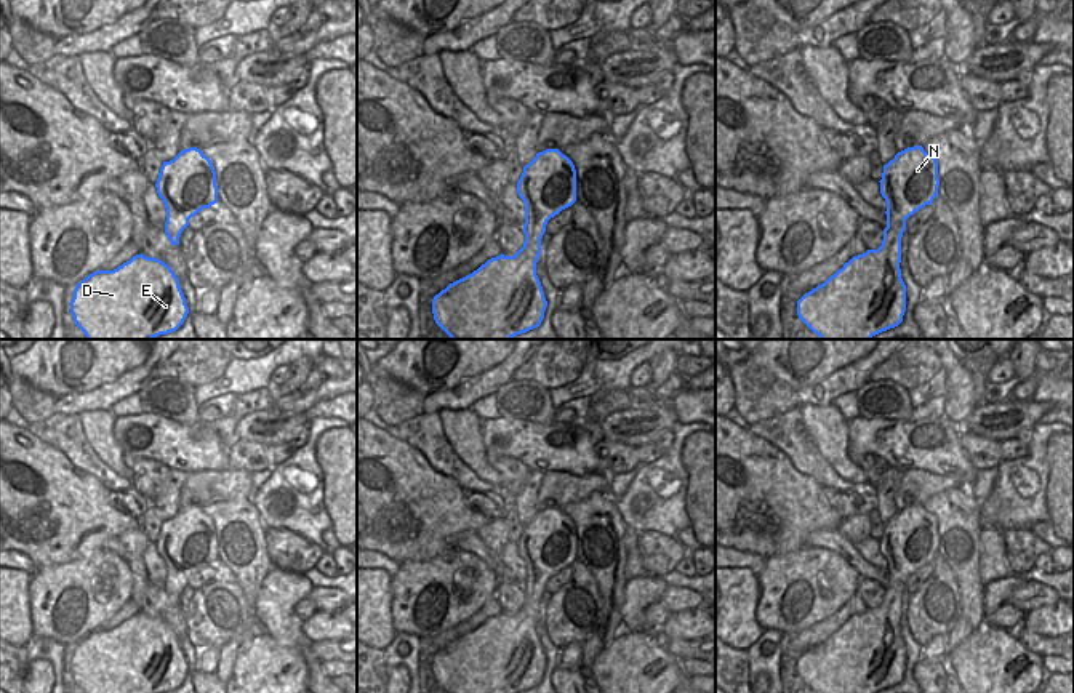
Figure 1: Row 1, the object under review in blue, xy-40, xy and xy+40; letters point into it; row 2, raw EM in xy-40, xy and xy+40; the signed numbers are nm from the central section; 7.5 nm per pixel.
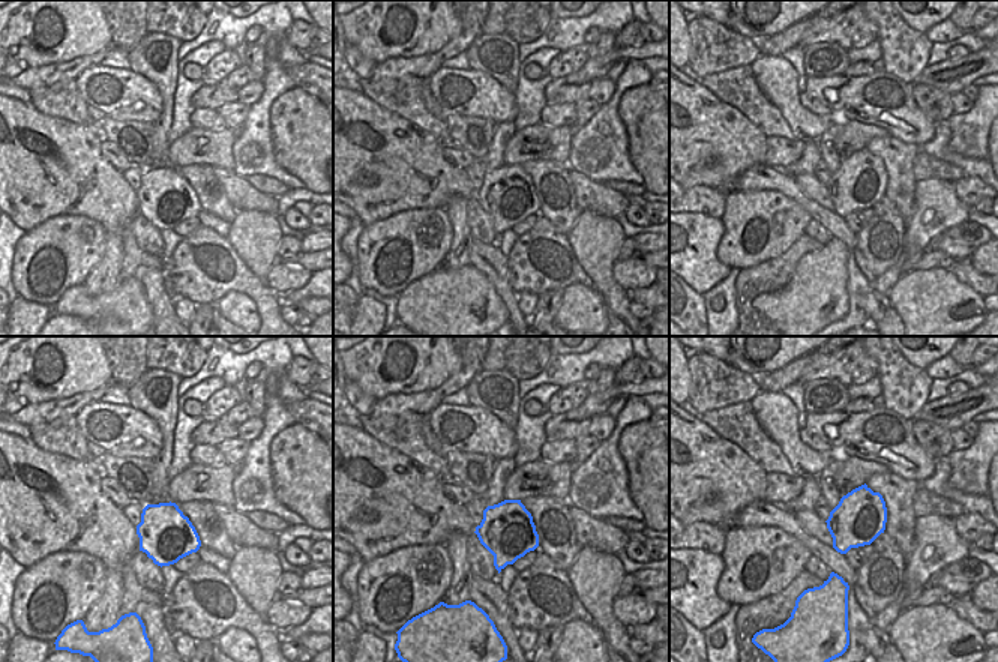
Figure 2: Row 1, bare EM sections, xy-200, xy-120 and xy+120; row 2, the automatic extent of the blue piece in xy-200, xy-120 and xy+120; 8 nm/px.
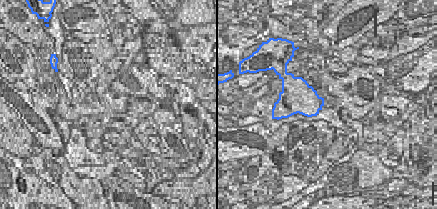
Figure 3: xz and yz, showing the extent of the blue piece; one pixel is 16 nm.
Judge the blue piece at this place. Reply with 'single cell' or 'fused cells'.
single cell

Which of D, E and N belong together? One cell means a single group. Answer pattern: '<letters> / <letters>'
D E N

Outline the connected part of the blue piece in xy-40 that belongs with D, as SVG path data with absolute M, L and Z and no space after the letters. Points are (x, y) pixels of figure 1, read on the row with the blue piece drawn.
M141 253L114 270L96 270L77 283L70 314L86 339L154 339L176 331L189 307L171 267Z

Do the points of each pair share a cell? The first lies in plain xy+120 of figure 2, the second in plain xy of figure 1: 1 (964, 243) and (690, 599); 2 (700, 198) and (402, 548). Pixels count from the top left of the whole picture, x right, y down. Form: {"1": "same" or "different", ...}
{"1": "same", "2": "different"}

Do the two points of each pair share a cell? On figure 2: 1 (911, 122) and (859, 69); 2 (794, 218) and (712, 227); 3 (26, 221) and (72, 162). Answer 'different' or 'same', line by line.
1: different
2: different
3: same

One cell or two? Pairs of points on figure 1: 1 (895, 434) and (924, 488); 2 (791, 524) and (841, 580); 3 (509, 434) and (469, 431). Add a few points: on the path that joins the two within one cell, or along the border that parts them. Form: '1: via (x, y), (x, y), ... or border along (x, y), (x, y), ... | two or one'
1: border along (903, 471), (925, 469), (951, 477) | two
2: border along (805, 544), (770, 557) | two
3: border along (480, 420), (480, 436), (487, 453) | two

